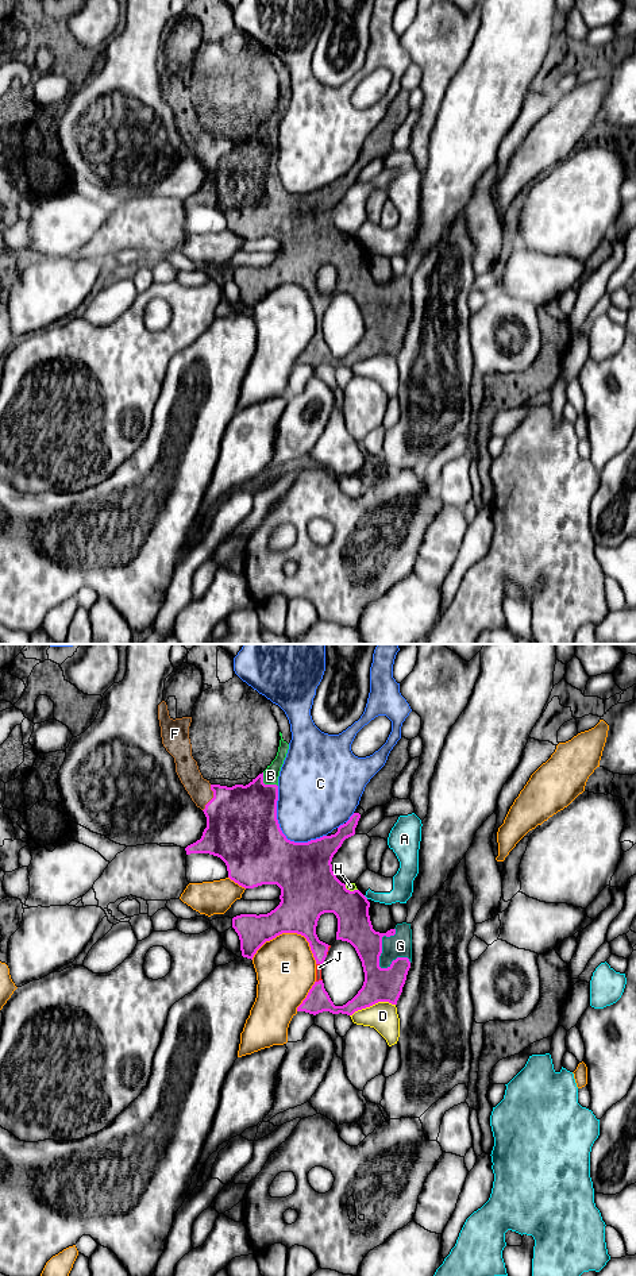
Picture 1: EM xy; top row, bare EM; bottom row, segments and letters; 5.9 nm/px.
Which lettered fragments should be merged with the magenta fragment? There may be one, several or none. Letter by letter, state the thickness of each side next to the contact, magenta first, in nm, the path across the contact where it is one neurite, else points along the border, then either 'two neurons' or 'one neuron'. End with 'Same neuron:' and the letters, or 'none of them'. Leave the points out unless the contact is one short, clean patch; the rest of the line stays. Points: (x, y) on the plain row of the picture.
A: 240 nm thick on the magenta side, 130 nm on the other; two neurons
B: 400 nm thick on the magenta side, 100 nm on the other; one neuron
C: 440 nm thick on the magenta side, 400 nm on the other; two neurons
D: 200 nm thick on the magenta side, 170 nm on the other; two neurons
E: 300 nm thick on the magenta side, 360 nm on the other; two neurons
F: 440 nm thick on the magenta side, 140 nm on the other; one neuron
G: 200 nm thick on the magenta side, 140 nm on the other; one neuron
H: 340 nm thick on the magenta side, 50 nm on the other; runs through xy (308, 238), (318, 242), (349, 242), (350, 238); one neuron
J: 200 nm thick on the magenta side, 20 nm on the other; one neuron
Same neuron: B, F, G, H, J

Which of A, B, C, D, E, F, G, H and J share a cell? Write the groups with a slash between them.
A / B F G H J / C D / E

